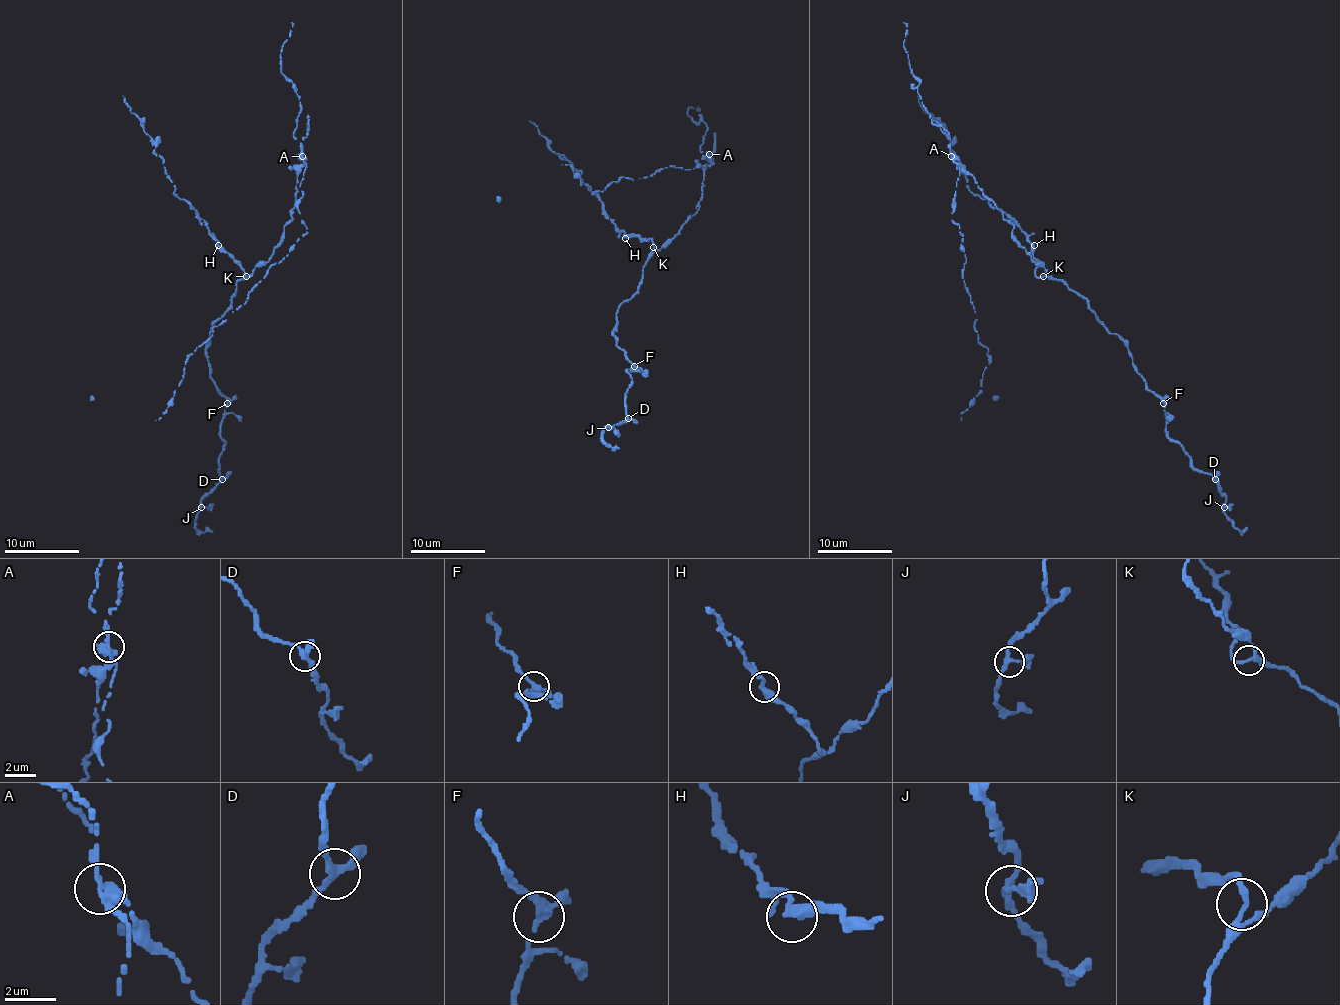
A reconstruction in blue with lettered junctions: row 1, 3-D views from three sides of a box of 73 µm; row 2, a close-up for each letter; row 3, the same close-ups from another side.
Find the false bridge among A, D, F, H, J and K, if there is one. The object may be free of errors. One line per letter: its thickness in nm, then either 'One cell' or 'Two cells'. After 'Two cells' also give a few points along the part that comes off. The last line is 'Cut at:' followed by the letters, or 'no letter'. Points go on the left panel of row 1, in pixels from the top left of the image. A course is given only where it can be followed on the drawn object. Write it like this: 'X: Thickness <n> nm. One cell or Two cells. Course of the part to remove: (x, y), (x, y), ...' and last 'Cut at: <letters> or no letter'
A: Thickness 320 nm. Two cells
D: Thickness 280 nm. One cell
F: Thickness 280 nm. One cell
H: Thickness 360 nm. One cell
J: Thickness 280 nm. One cell
K: Thickness 200 nm. One cell
Cut at: A

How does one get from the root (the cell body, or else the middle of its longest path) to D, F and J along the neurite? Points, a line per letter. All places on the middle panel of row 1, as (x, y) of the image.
D: (701, 200), (649, 258), (641, 284), (617, 310), (615, 344), (634, 364), (626, 370), (628, 418)
F: (701, 200), (680, 230), (649, 258), (641, 284), (617, 310), (612, 331), (615, 344), (634, 366)
J: (701, 200), (617, 310), (615, 344), (634, 366), (626, 418), (608, 427)

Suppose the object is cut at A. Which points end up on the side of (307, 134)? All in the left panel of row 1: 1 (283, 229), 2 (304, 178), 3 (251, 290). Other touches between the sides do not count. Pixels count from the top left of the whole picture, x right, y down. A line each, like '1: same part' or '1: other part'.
1: same part
2: other part
3: other part

